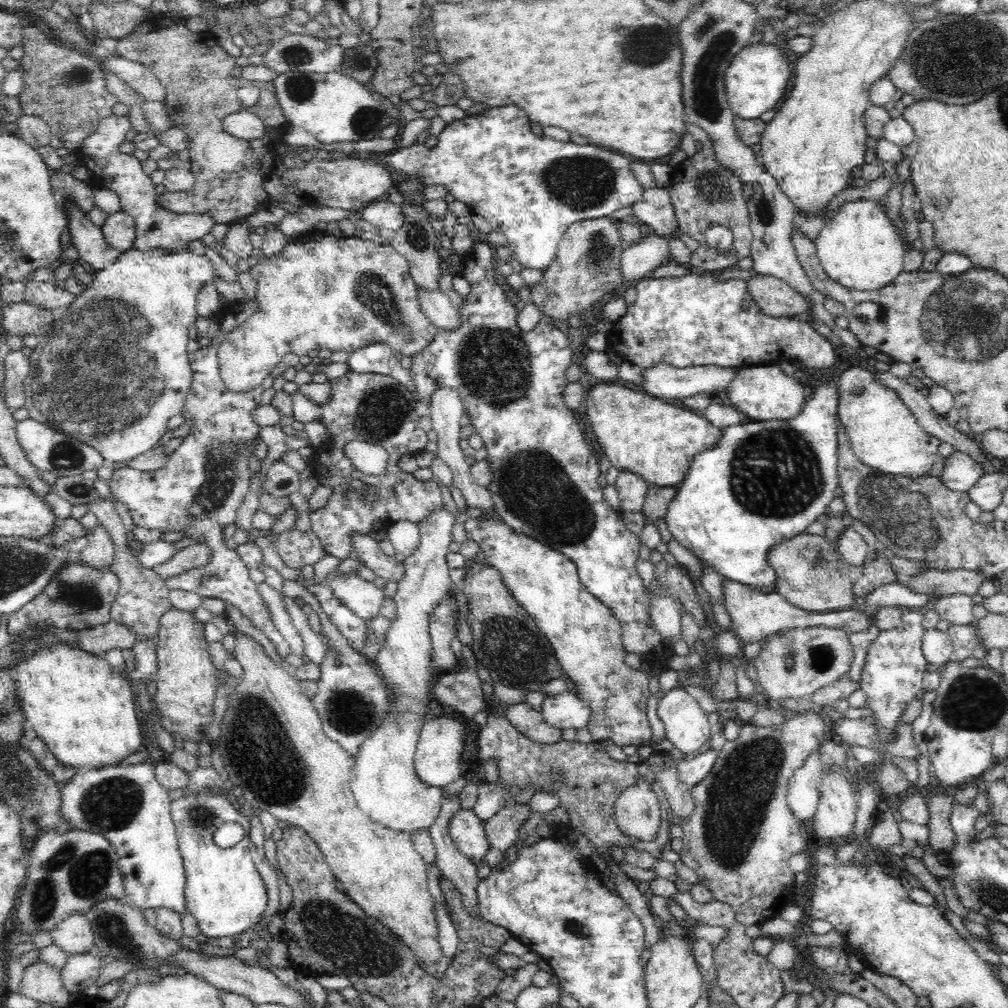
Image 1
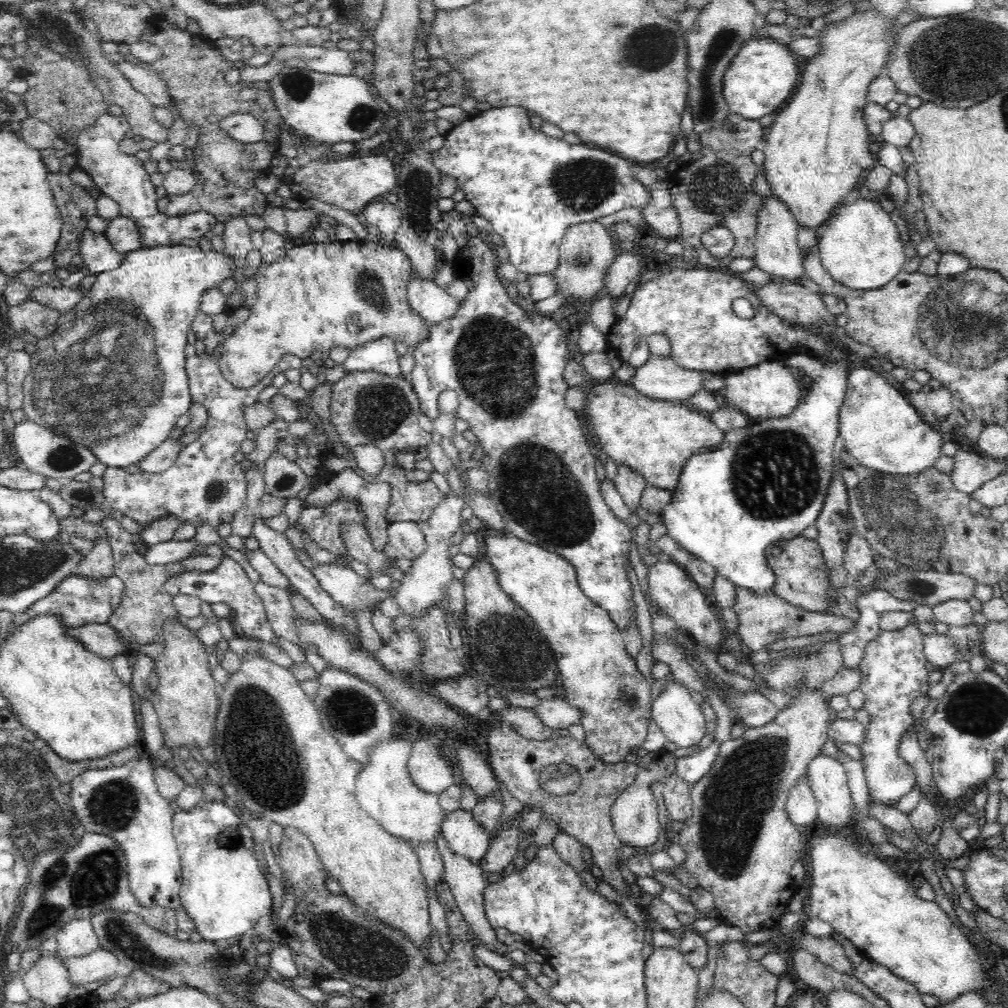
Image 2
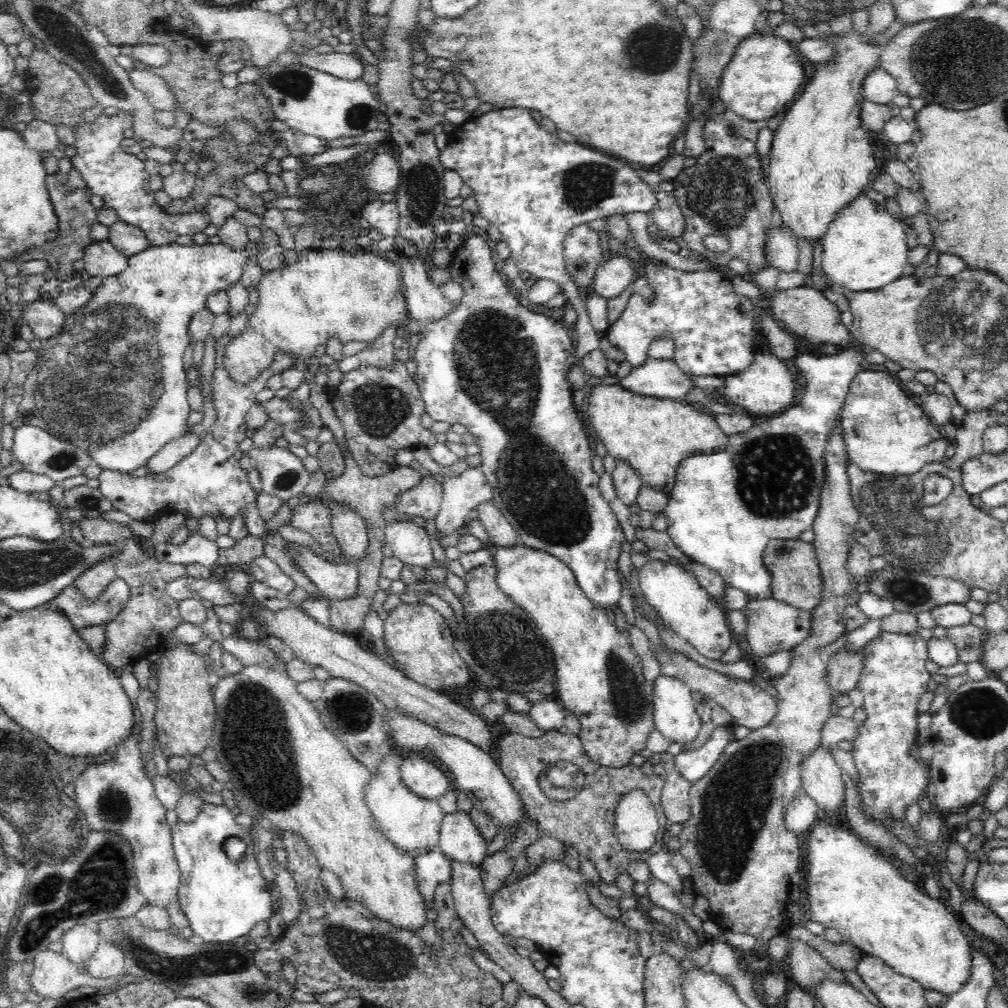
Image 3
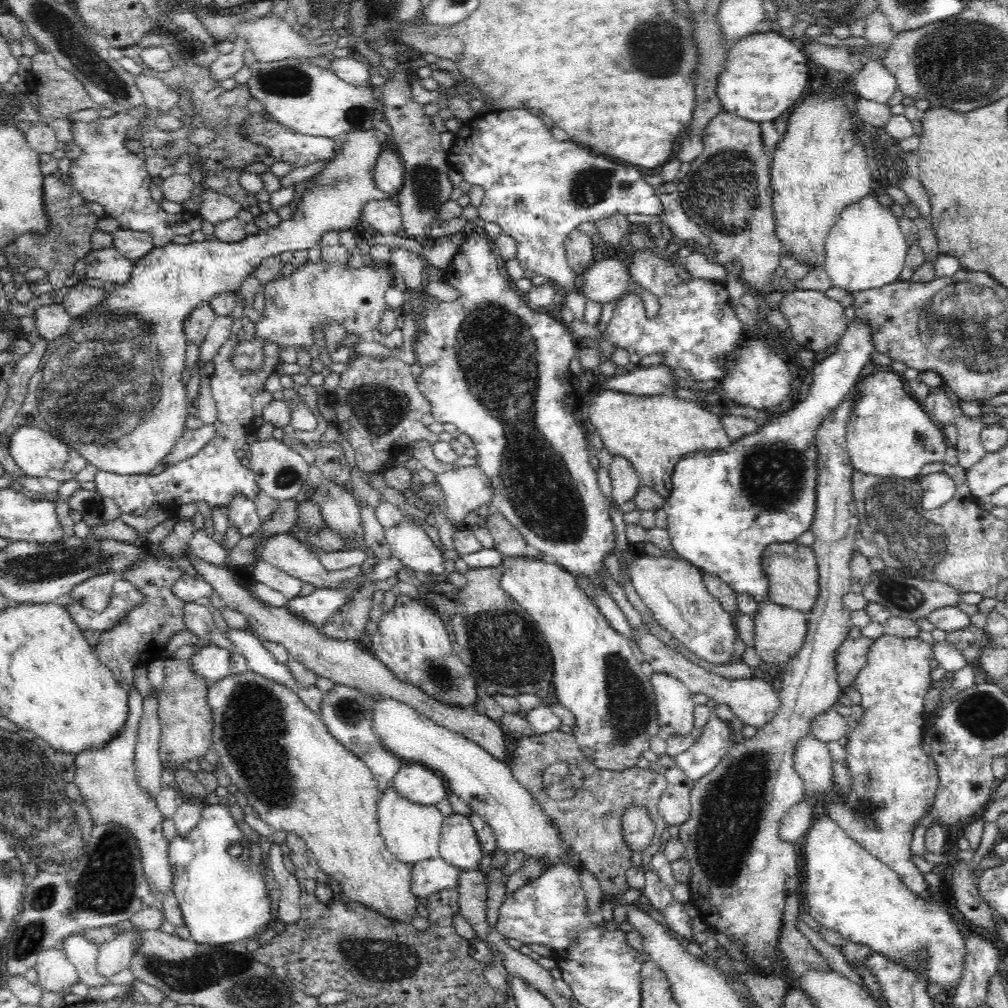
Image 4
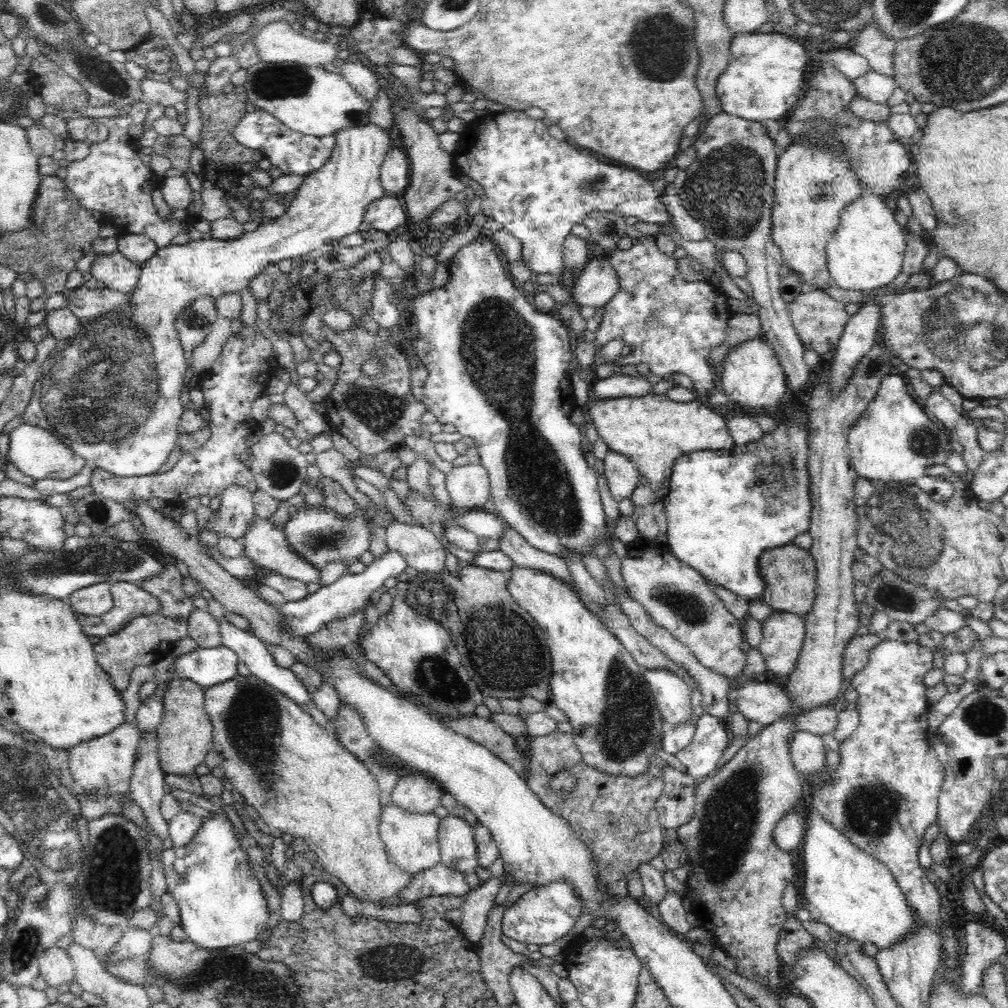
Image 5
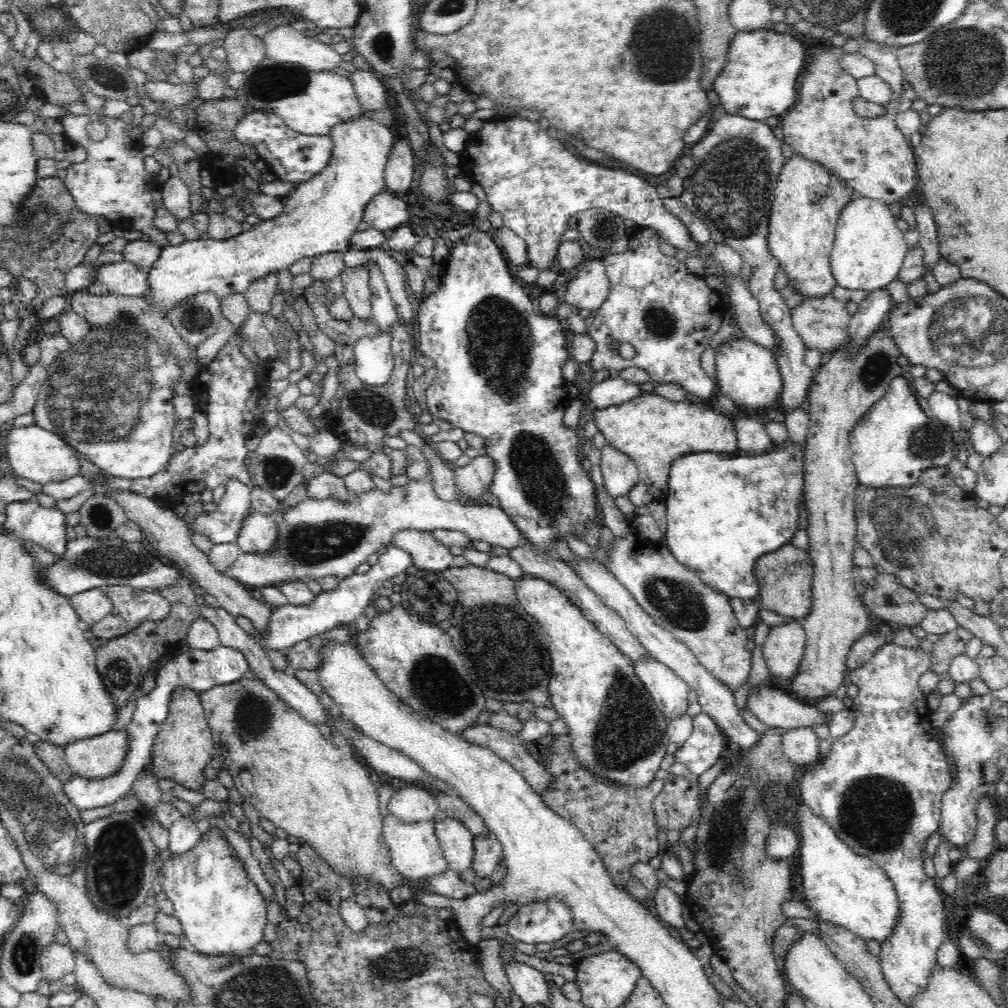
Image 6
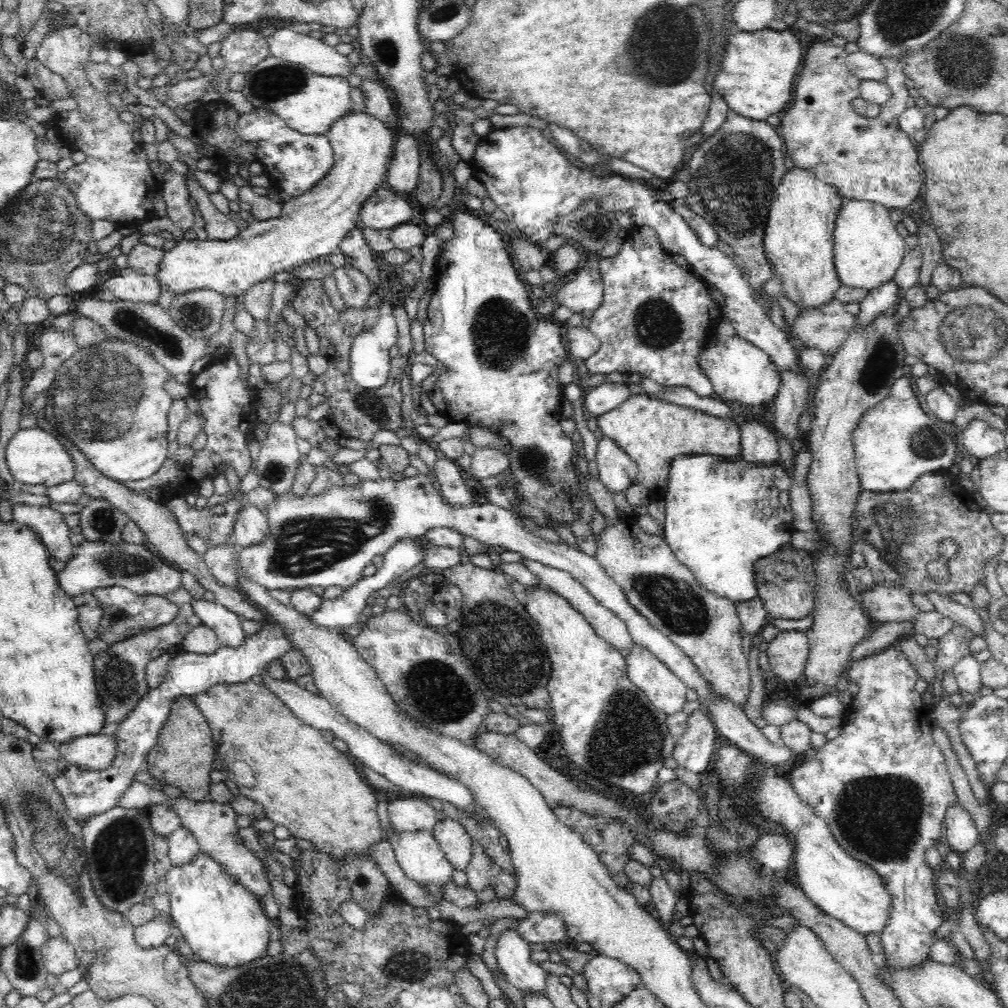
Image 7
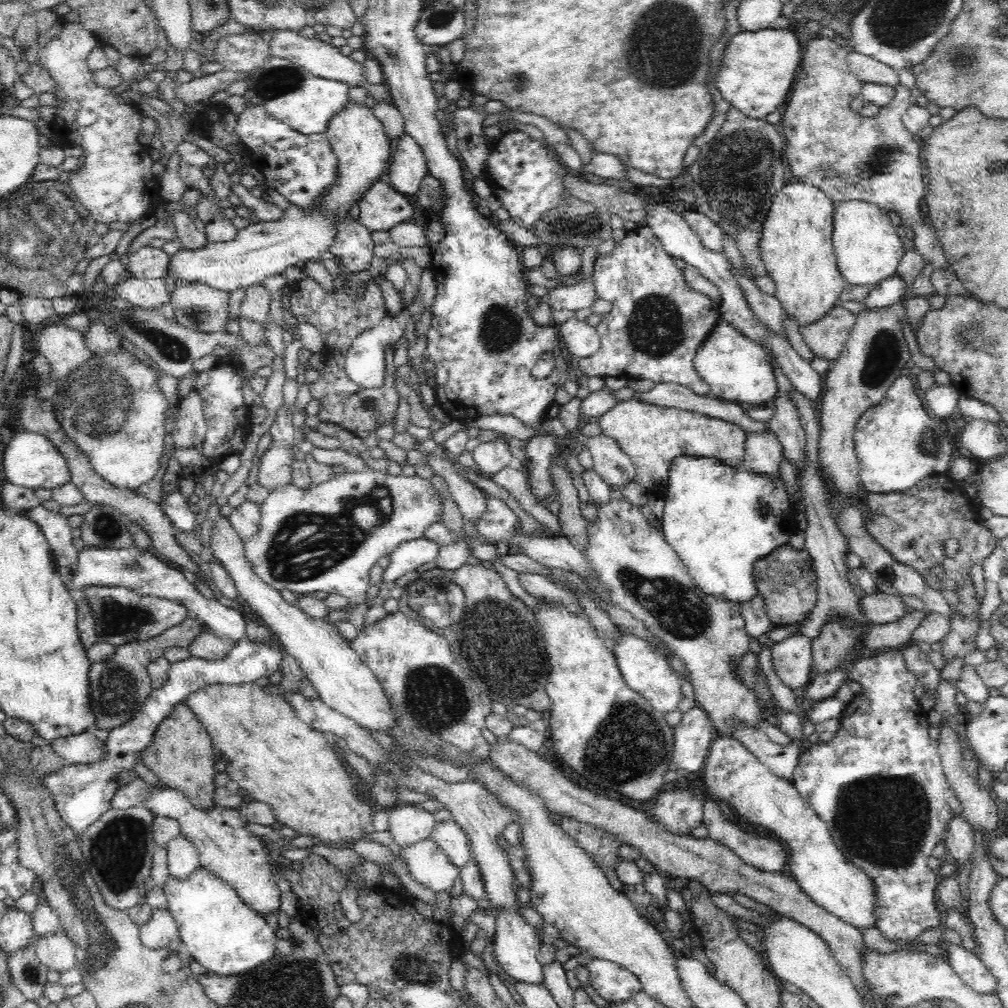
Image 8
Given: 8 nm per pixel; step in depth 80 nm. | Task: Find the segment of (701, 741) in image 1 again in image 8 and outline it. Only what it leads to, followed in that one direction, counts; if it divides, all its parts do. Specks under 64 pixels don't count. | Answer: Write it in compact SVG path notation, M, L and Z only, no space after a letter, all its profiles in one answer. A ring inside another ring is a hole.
M618 627L618 634L613 637L602 637L603 644L610 649L615 658L615 664L622 673L622 678L630 689L640 693L650 704L660 712L672 712L678 708L678 702L683 694L680 686L680 678L673 671L662 653L654 649L648 641L634 634L626 634Z

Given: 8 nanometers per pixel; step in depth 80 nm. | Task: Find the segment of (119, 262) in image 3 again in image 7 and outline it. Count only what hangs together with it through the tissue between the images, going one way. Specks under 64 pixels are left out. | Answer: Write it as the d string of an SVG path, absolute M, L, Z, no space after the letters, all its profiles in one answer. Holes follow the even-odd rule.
M130 265L109 271L110 277L101 286L112 292L117 299L154 304L162 293L154 275L140 274Z

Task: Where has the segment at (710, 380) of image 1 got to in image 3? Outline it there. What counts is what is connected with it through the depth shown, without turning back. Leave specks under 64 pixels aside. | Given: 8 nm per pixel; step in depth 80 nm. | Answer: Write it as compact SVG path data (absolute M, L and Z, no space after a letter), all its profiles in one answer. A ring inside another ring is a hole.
M648 357L642 366L633 367L632 372L620 378L618 384L636 394L680 401L693 387L690 375L674 364L672 359L652 357Z

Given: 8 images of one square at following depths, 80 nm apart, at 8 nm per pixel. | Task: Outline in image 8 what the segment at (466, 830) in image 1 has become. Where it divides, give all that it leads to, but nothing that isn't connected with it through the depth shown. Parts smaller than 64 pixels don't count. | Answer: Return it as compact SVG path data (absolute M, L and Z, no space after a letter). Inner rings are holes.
M449 818L441 823L435 823L430 839L434 840L439 849L449 858L449 861L459 869L470 862L469 840L462 827Z

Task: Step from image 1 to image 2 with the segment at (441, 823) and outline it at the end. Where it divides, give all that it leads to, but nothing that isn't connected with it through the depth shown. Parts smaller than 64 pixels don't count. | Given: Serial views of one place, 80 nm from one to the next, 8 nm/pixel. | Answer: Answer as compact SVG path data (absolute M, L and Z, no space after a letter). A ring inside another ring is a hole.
M440 829L437 830L437 837L434 841L443 860L444 874L442 880L449 884L452 893L454 893L456 906L460 909L462 915L464 915L464 920L468 922L470 928L476 933L478 941L484 944L484 946L497 954L508 954L507 944L500 942L496 938L494 927L486 918L483 890L488 882L485 878L484 869L478 863L470 862L470 860L464 857L455 856L454 852L450 852L450 849L447 848L442 840L442 831Z

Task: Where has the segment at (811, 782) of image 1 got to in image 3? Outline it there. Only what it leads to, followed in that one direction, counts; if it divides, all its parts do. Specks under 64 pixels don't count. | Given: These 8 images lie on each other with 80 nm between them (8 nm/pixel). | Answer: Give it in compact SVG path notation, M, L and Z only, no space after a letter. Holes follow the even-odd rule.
M800 788L785 812L786 829L792 833L804 832L819 819L819 808L814 799Z

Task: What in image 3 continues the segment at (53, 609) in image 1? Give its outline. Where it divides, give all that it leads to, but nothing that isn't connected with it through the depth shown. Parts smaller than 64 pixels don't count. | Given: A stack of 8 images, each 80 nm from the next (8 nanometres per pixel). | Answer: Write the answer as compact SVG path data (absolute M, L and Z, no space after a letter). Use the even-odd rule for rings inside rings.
M116 577L105 588L103 595L95 601L88 601L78 592L78 587L70 585L54 600L48 601L46 607L56 607L74 624L74 629L88 626L106 626L124 610L130 598L130 587L125 580Z

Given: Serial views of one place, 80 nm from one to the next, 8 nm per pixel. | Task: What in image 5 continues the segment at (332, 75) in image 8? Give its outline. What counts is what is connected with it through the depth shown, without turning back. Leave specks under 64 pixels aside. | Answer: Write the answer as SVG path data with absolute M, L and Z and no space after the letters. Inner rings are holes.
M283 21L266 24L264 28L260 28L256 32L254 38L249 39L254 41L258 57L264 62L296 62L322 69L325 64L332 64L338 58L336 45L330 44L328 41L318 42L318 40L313 40L308 33L296 32L290 24Z

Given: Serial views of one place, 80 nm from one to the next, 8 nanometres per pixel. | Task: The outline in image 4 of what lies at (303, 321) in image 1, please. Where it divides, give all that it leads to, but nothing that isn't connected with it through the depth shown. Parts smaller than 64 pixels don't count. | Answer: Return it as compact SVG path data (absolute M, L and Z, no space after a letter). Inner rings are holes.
M322 259L318 262L305 262L299 268L295 268L290 276L280 277L276 275L272 282L264 286L264 312L258 321L255 322L257 337L242 341L237 344L234 352L234 365L238 372L250 372L254 367L261 366L263 360L262 346L264 340L271 340L279 347L304 348L309 351L308 347L314 344L314 332L326 324L326 320L335 320L344 325L347 334L358 334L360 337L369 337L369 332L374 328L379 328L380 318L383 310L388 307L384 300L386 292L394 286L392 269L387 264L374 263L373 266L366 264L360 268L353 268L349 262L345 263L328 263Z

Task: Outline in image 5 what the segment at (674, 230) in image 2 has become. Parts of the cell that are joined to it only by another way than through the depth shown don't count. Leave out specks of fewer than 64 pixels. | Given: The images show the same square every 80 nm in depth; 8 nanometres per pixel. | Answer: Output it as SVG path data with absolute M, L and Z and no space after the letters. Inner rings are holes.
M664 193L659 197L670 215L673 227L684 240L696 240L698 242L707 239L705 227L686 210L678 194L668 195Z

